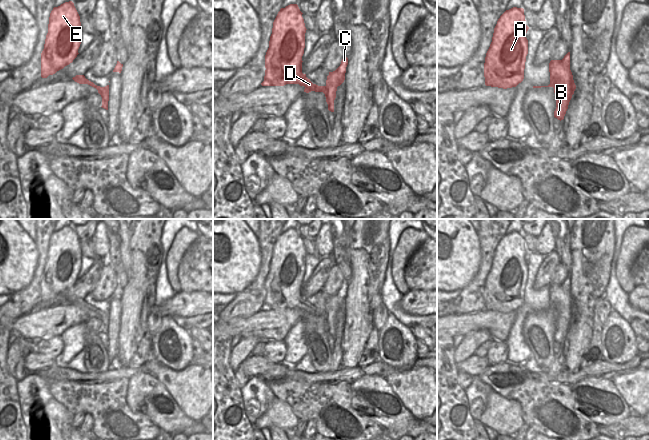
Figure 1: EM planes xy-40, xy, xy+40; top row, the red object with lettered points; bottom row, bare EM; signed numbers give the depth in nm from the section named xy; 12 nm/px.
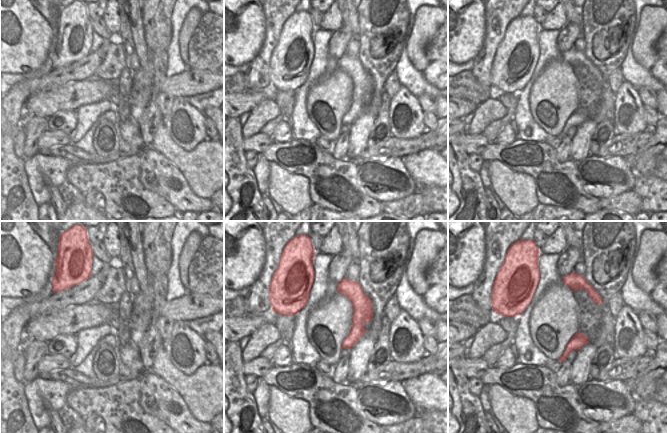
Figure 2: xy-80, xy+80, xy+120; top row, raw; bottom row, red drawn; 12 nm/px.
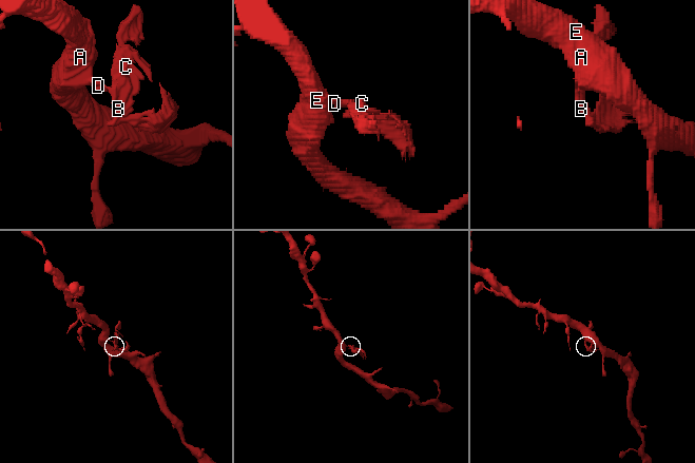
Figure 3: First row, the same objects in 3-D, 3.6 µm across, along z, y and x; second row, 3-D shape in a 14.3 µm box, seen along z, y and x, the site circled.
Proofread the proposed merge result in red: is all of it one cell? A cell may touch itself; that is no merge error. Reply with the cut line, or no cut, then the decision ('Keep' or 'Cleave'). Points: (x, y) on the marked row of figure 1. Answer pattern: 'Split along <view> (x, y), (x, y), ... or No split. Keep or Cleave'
Split along xy (302, 73), (302, 76), (296, 83). Cleave

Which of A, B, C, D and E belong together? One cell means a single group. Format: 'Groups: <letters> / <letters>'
Groups: A E / B C D

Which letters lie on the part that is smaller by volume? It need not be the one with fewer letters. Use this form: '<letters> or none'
B, C, D

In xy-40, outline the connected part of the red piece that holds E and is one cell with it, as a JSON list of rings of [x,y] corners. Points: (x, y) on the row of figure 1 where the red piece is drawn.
[[[72,1],[54,7],[41,53],[41,77],[47,78],[73,62],[81,44],[80,16]]]

